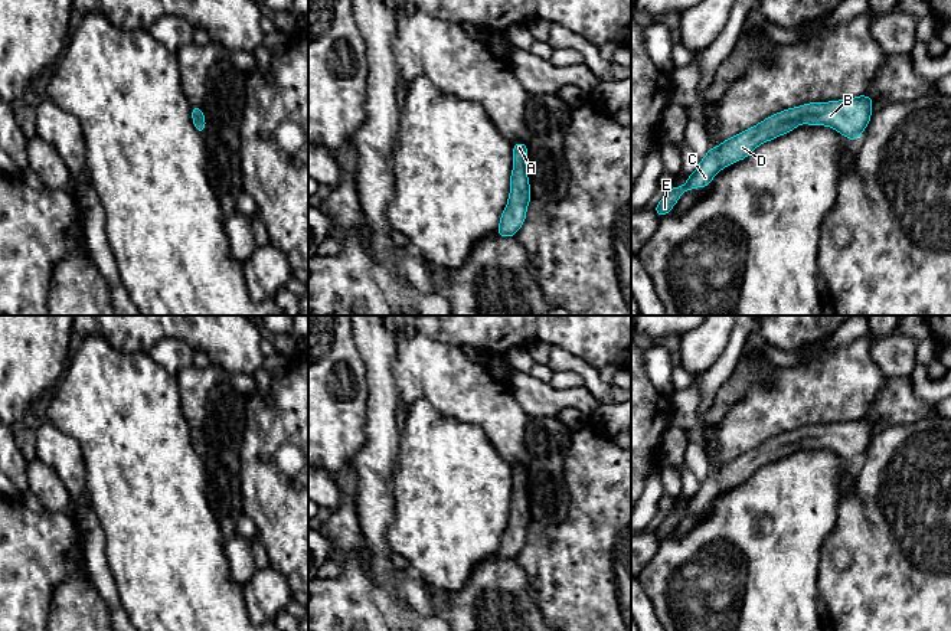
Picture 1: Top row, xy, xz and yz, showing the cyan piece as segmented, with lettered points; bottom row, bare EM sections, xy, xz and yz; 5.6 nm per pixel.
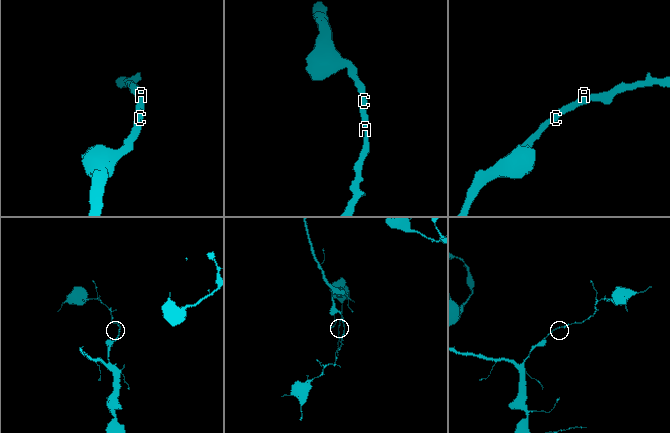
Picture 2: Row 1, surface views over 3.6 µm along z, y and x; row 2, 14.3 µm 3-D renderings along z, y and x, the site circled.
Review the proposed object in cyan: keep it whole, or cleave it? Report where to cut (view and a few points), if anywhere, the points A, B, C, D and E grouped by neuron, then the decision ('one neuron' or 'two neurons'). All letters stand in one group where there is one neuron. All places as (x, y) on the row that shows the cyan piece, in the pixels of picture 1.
no cut; A B C D E; one neuron

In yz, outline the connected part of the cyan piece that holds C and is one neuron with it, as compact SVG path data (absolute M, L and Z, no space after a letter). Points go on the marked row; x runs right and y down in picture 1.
M867 95L830 102L808 102L769 115L755 127L710 147L699 167L680 187L671 187L654 207L658 216L667 215L683 192L706 187L718 171L748 157L759 144L797 128L801 122L831 127L849 140L857 140L870 121L873 99Z

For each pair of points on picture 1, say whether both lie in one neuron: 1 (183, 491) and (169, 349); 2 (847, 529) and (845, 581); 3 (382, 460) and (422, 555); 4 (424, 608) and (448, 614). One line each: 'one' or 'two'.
1: two
2: one
3: two
4: two

